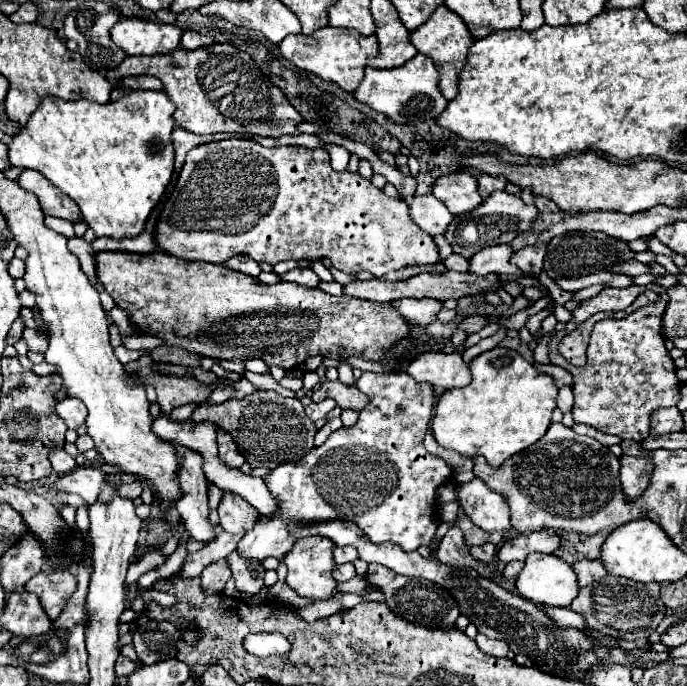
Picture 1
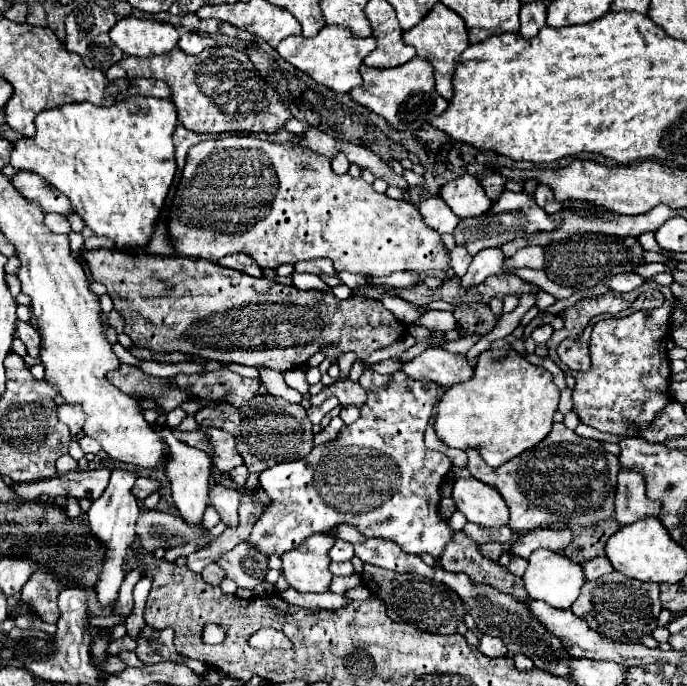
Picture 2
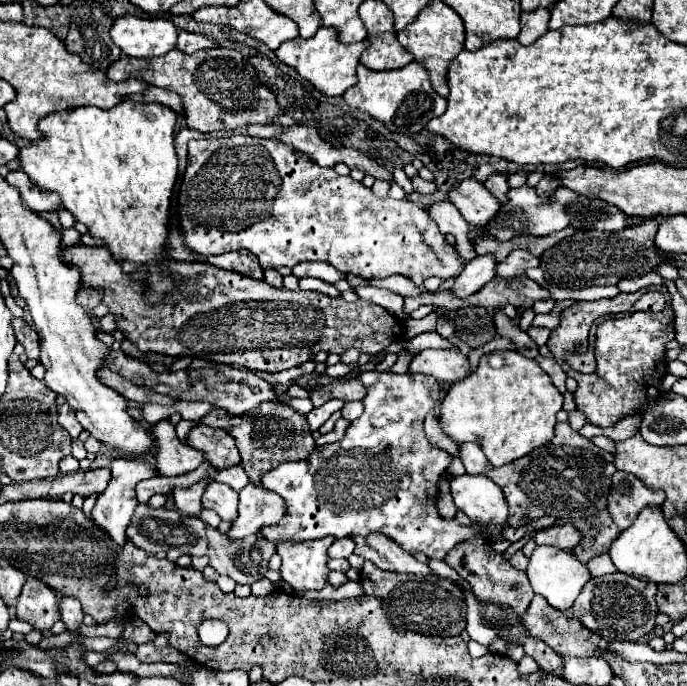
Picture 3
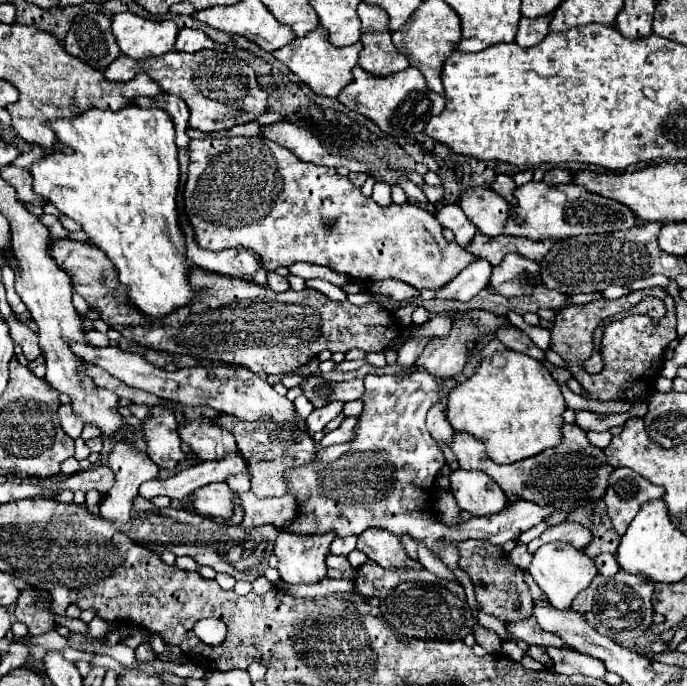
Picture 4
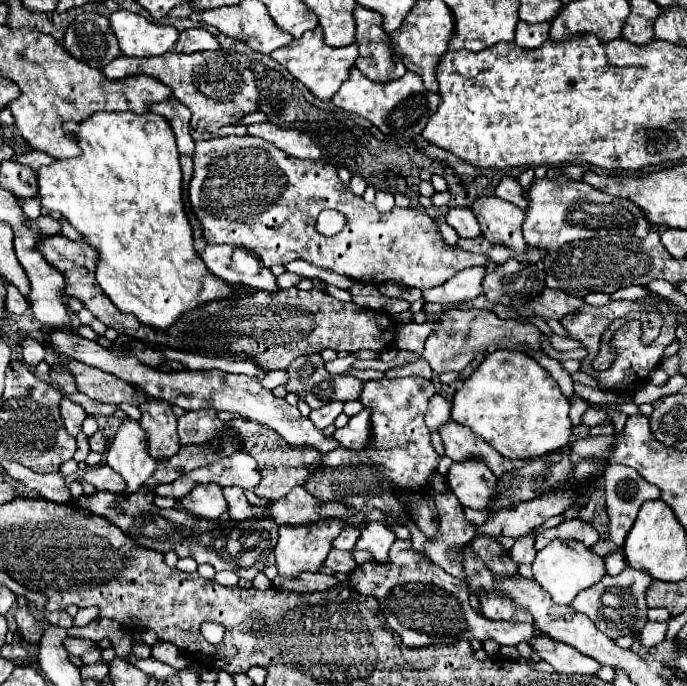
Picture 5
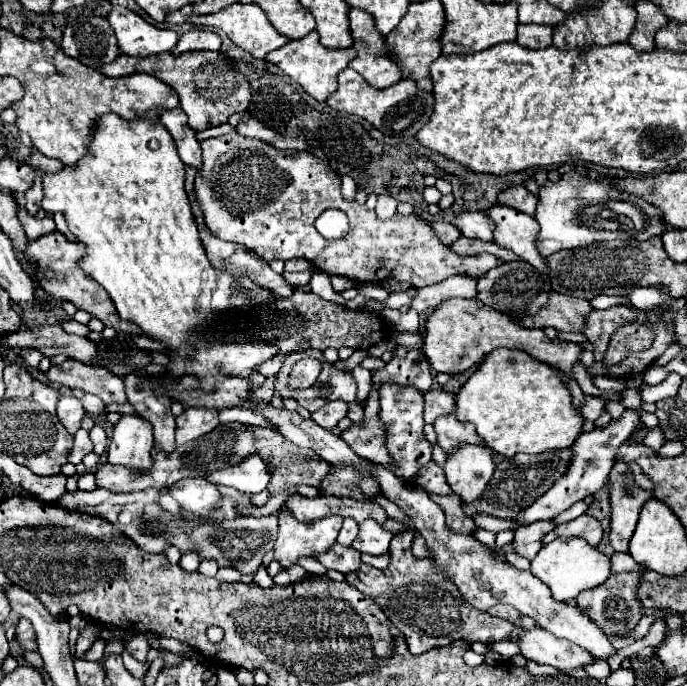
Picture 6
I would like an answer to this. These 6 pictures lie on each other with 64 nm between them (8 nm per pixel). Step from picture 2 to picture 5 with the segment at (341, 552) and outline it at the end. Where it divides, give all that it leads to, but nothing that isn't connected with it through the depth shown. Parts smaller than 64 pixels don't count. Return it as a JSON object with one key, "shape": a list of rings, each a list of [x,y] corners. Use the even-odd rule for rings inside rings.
{"shape":[[[344,528],[340,532],[340,536],[332,542],[332,546],[340,548],[340,550],[354,550],[354,544],[356,544],[358,536],[360,536],[358,528]]]}

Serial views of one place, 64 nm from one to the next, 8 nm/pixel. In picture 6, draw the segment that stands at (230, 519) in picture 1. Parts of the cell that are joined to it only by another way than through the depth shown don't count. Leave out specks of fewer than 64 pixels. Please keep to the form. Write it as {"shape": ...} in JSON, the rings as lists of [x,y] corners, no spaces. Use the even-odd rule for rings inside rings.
{"shape":[[[204,478],[180,480],[180,484],[174,484],[170,488],[170,494],[172,498],[176,498],[180,508],[190,516],[206,516],[220,502],[216,486]]]}

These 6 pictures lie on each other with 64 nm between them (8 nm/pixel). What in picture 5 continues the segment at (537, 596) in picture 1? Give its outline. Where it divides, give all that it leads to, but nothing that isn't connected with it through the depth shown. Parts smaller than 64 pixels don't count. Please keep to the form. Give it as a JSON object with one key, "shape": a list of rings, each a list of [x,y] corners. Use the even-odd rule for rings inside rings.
{"shape":[[[552,540],[546,548],[538,550],[536,560],[532,562],[534,580],[552,596],[556,604],[570,604],[578,592],[590,588],[606,576],[604,558],[594,554],[590,548],[578,540]]]}

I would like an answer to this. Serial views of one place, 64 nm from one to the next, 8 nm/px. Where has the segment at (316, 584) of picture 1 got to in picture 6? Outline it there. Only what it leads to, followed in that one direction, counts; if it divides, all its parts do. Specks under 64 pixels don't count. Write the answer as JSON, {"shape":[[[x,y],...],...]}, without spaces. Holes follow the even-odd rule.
{"shape":[[[290,512],[278,516],[280,530],[274,544],[274,558],[282,568],[296,564],[298,556],[312,556],[312,552],[326,552],[338,536],[342,516],[328,516],[322,520],[300,522]]]}

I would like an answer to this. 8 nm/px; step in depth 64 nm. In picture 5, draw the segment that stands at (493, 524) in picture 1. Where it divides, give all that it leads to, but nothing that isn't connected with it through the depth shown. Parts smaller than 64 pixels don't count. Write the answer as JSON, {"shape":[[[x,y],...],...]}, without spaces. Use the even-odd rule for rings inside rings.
{"shape":[[[480,460],[454,462],[446,478],[450,490],[466,508],[486,510],[490,498],[496,494],[496,476]]]}

